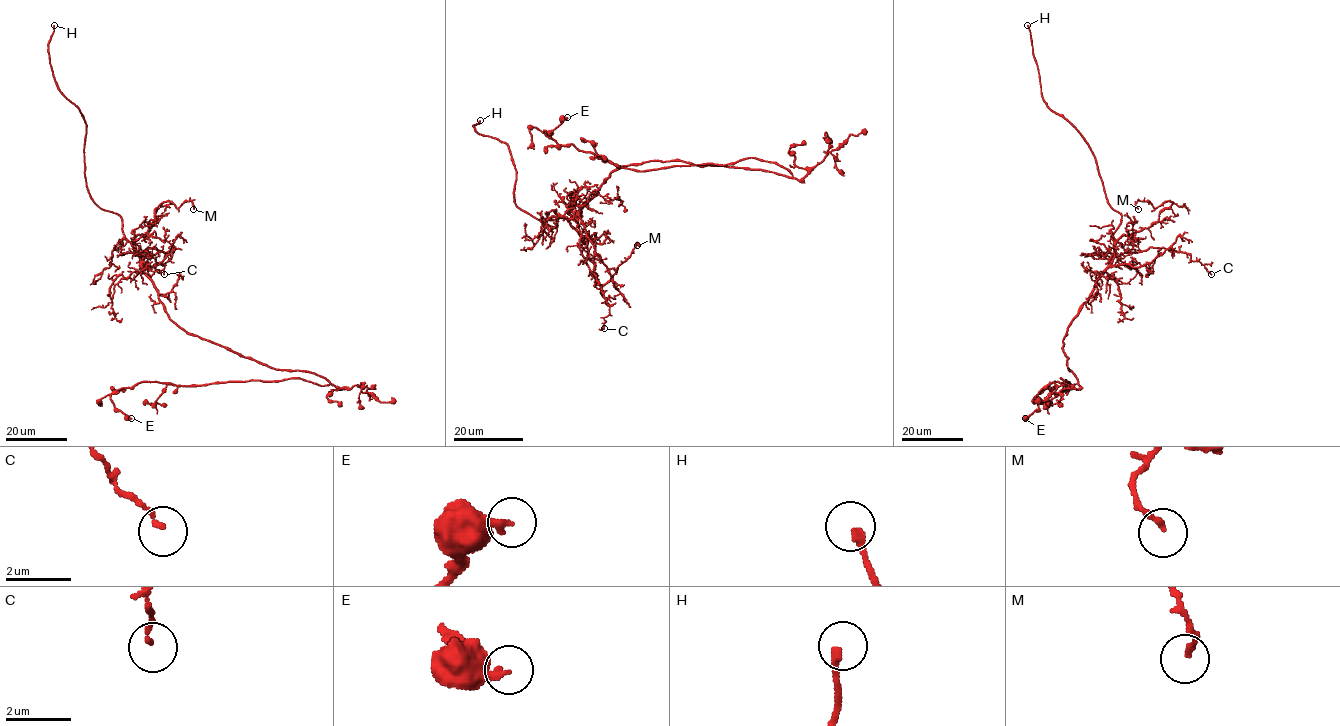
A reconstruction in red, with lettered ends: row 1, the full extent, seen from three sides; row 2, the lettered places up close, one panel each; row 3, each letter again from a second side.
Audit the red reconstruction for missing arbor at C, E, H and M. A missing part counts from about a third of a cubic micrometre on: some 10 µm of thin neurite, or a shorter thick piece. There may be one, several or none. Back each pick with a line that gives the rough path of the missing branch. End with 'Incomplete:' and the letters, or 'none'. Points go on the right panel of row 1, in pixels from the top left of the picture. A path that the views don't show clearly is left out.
Incomplete: H

